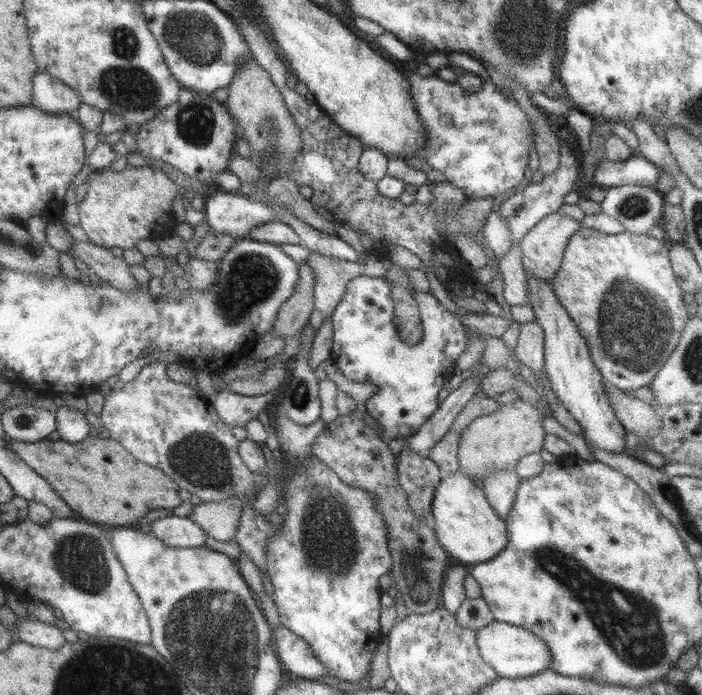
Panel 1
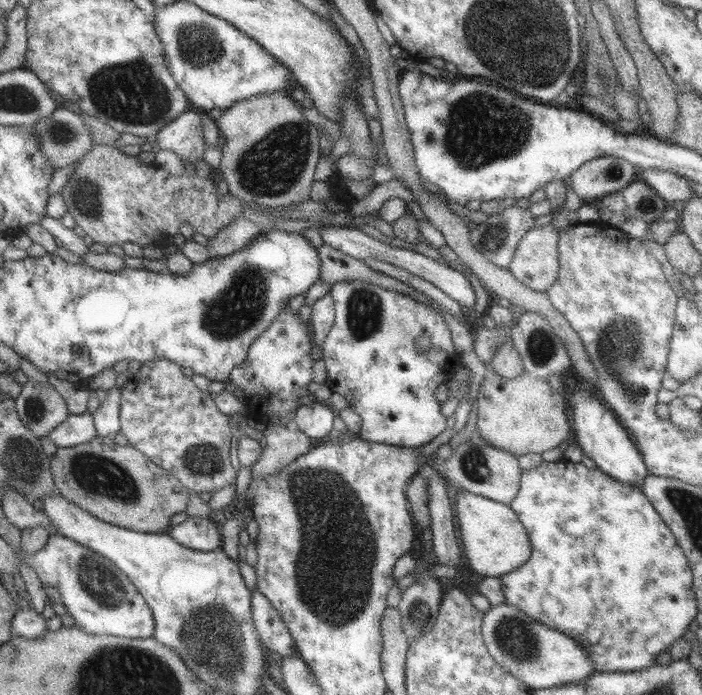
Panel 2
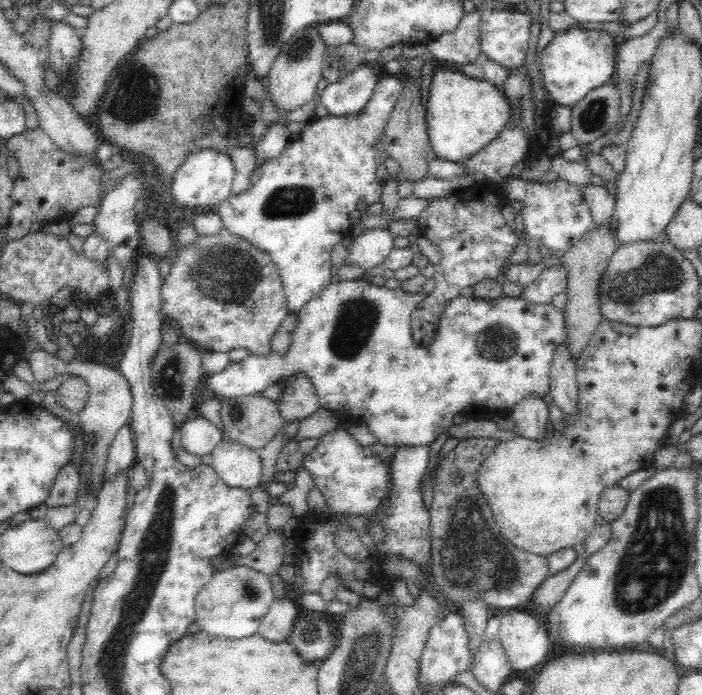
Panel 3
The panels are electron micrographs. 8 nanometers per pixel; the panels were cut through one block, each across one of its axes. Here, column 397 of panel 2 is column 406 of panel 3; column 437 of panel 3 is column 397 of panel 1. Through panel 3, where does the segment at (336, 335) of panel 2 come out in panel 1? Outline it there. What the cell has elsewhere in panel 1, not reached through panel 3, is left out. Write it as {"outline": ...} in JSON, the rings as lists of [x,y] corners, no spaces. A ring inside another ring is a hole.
{"outline":[[[359,275],[347,283],[341,300],[331,314],[332,350],[330,360],[339,372],[353,382],[370,383],[377,388],[373,395],[364,402],[366,412],[377,420],[381,432],[377,432],[380,440],[387,443],[397,437],[409,437],[417,432],[418,427],[437,410],[439,402],[437,394],[443,387],[443,381],[453,374],[456,361],[464,351],[469,337],[463,329],[461,321],[448,312],[433,298],[431,293],[416,291],[414,296],[418,307],[418,317],[422,325],[422,340],[414,346],[406,346],[399,338],[393,324],[394,303],[390,298],[389,284],[383,277]]]}

